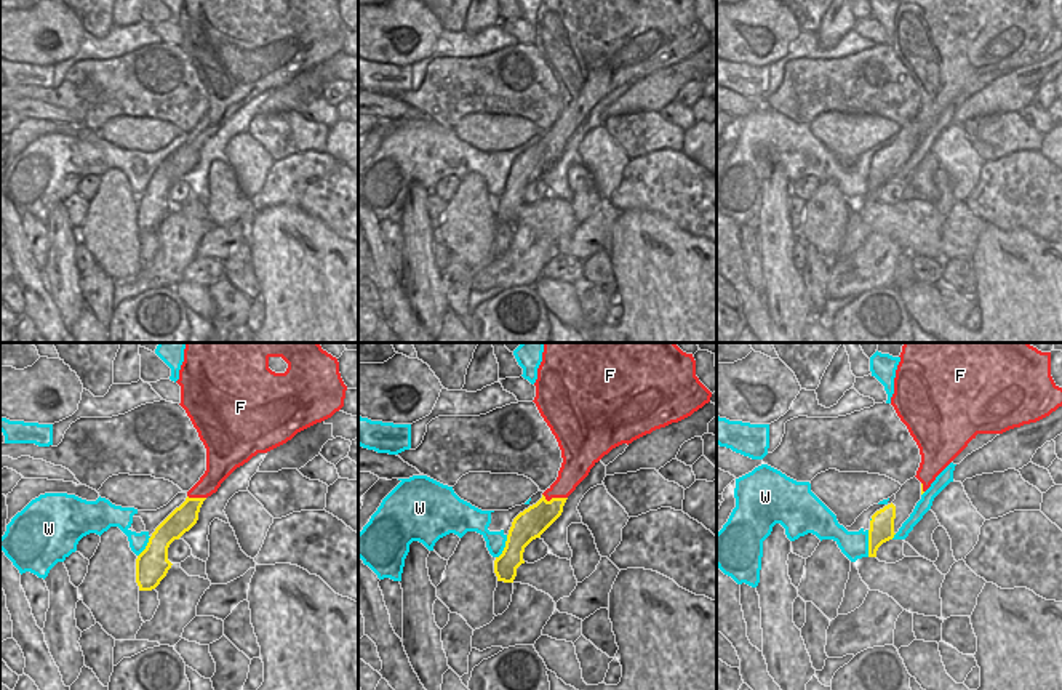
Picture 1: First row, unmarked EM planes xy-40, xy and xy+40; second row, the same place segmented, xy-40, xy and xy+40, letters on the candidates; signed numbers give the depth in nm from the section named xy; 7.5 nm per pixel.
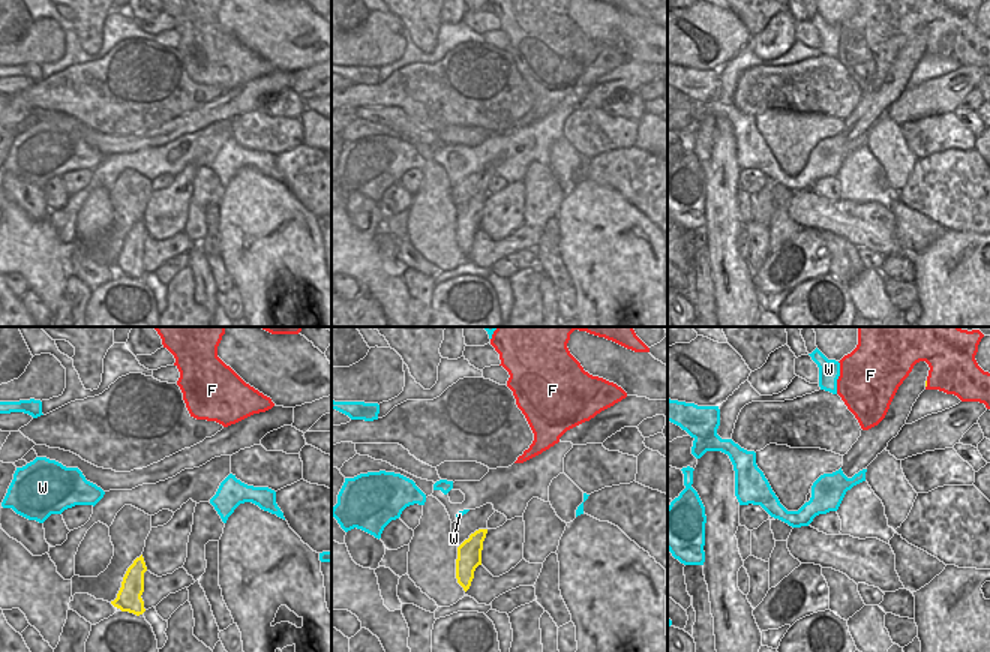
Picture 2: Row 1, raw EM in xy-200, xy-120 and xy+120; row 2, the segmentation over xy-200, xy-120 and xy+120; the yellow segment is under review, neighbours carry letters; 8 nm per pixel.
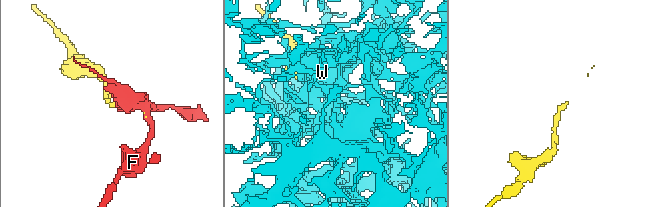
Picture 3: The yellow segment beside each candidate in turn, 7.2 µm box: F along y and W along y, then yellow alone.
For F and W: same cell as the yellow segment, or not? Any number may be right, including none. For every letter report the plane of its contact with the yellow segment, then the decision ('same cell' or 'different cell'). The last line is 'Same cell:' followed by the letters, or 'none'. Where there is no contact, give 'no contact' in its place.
F: meets yellow in xy; different cell
W: meets yellow in xy+40; different cell
Same cell: none

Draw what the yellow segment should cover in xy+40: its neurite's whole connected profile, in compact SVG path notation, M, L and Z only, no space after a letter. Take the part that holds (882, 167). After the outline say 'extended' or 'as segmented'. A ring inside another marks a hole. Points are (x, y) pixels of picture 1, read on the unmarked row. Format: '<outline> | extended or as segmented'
M913 118L900 128L891 146L872 157L868 171L868 199L876 199L878 189L894 179L902 165L913 154L923 134L923 125Z | extended

